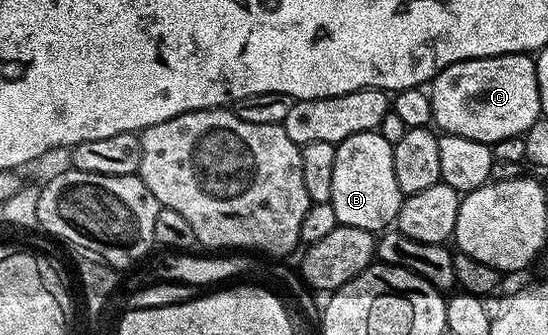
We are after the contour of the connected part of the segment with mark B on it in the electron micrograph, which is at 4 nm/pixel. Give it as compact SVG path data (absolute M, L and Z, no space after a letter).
M375 130L358 132L358 136L350 136L338 143L334 156L334 188L331 203L341 226L384 232L395 223L400 211L402 195L398 188L398 180L394 180L392 148L390 143Z

